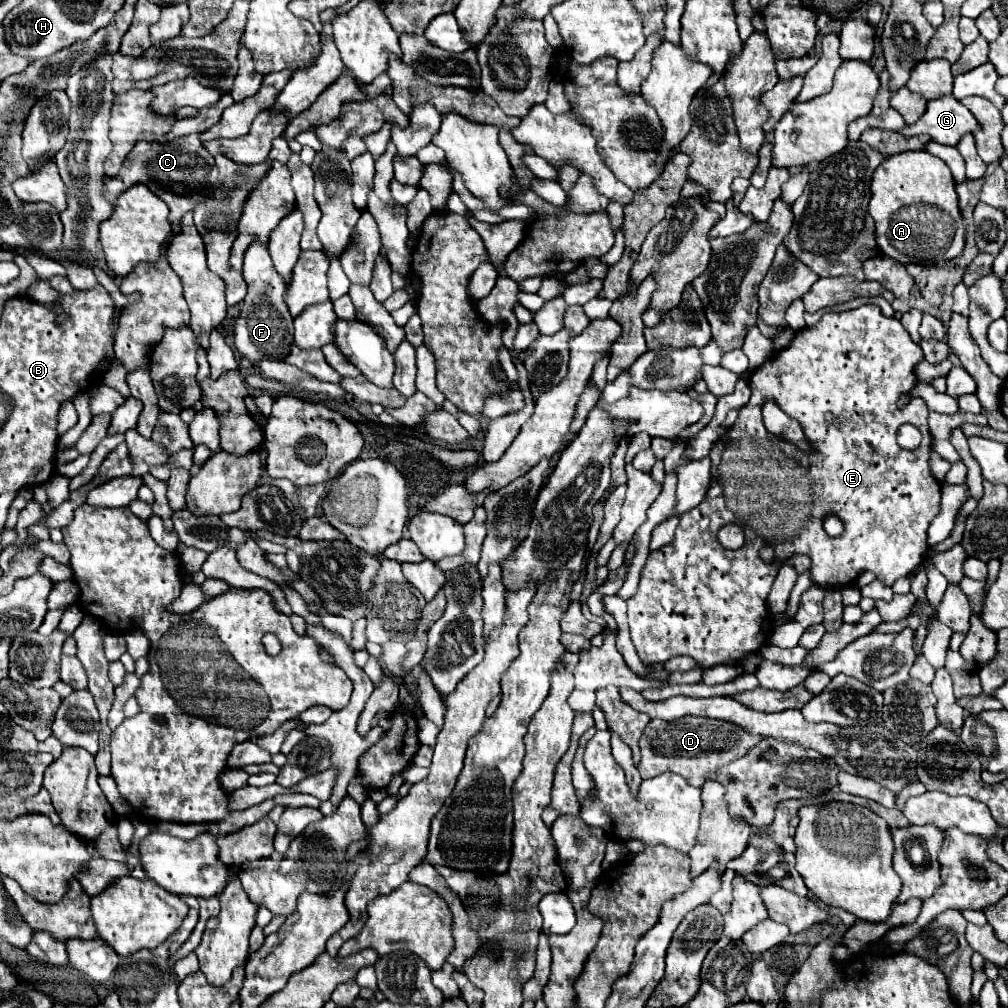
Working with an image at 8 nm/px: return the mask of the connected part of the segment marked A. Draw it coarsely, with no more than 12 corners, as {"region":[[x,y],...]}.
{"region":[[886,158],[872,178],[880,250],[944,264],[964,222],[944,160]]}

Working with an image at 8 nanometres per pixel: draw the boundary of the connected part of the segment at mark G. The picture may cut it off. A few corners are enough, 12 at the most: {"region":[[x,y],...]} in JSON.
{"region":[[954,96],[930,100],[920,122],[904,136],[928,134],[956,146],[980,130],[970,110]]}

